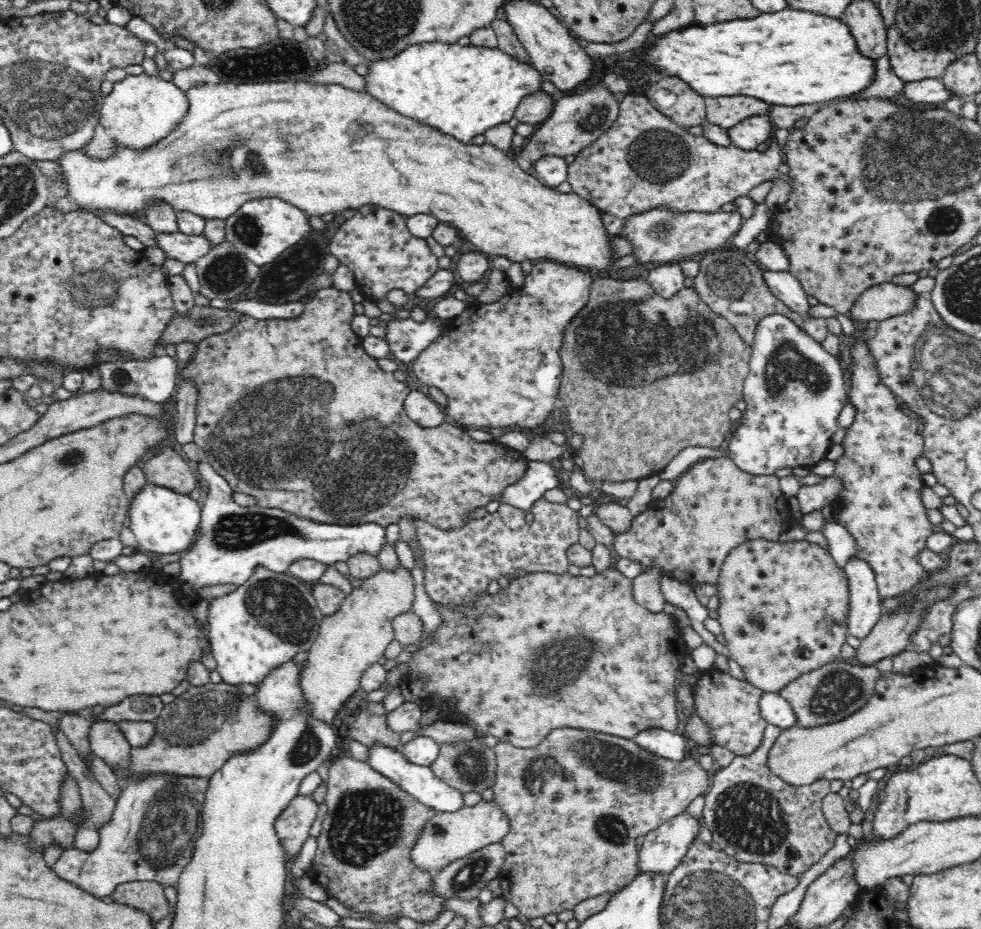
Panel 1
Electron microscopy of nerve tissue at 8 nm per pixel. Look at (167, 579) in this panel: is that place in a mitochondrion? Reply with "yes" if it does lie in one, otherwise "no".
no

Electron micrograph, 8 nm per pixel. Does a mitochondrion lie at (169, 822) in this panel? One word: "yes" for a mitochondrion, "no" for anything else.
yes

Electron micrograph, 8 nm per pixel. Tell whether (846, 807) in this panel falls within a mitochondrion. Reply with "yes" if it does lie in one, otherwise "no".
no

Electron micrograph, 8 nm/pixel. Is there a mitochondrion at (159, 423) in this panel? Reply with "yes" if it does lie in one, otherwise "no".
no

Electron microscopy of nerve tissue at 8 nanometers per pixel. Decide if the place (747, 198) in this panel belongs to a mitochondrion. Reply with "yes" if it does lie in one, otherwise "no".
no

